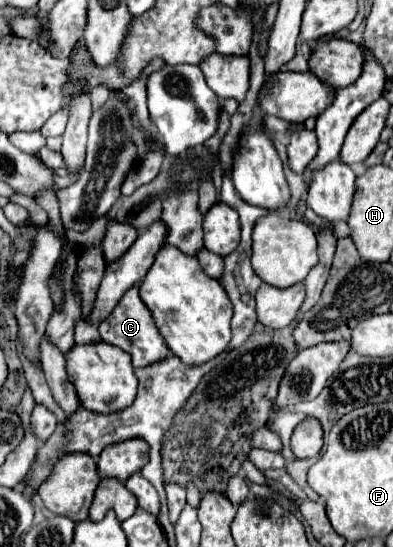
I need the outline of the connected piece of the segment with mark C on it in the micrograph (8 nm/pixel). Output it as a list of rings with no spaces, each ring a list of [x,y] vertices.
[[[137,286],[127,290],[123,294],[123,298],[119,300],[115,312],[111,312],[111,316],[99,324],[99,334],[101,334],[101,340],[105,340],[109,344],[115,344],[115,346],[123,348],[125,352],[129,352],[135,368],[141,368],[141,366],[153,364],[157,360],[163,360],[169,354],[169,348],[167,348],[163,336],[159,336],[159,332],[155,328],[155,322],[153,322],[153,316],[147,310],[147,306],[143,304]]]

